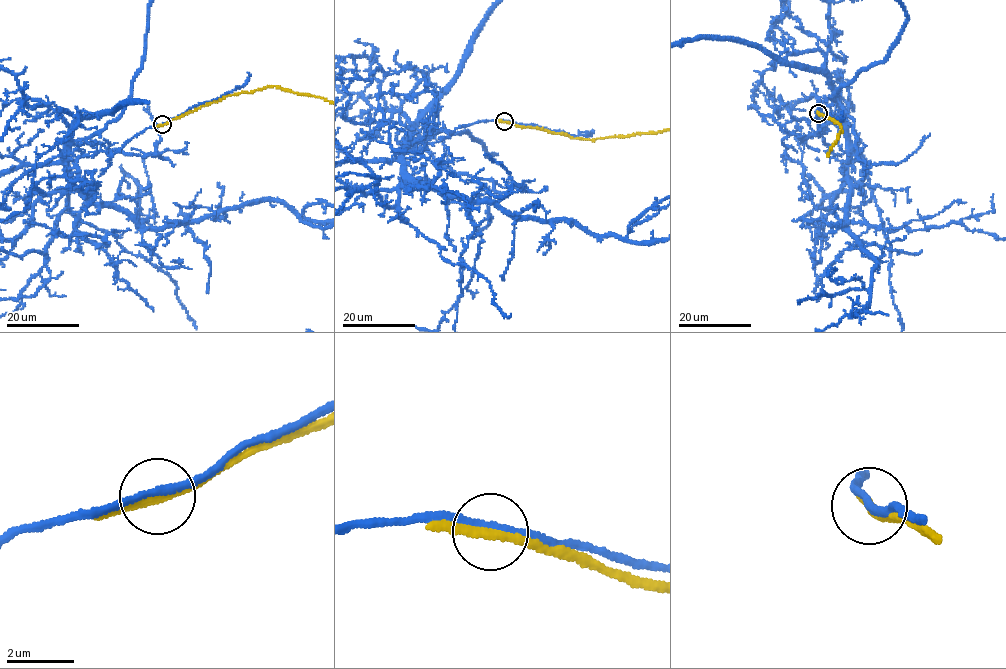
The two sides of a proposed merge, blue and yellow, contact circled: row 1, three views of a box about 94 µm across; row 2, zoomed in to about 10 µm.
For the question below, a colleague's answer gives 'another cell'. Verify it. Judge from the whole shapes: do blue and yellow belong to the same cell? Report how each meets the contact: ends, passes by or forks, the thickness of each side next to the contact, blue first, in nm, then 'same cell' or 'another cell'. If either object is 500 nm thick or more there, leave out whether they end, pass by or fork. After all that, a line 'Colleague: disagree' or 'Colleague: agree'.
blue passes by; yellow passes by; 180 nm thick on the blue side, 240 nm on the other; another cell
Colleague: agree

